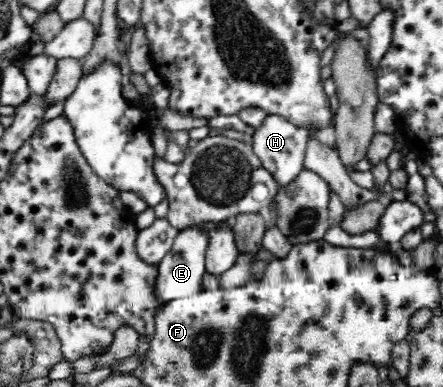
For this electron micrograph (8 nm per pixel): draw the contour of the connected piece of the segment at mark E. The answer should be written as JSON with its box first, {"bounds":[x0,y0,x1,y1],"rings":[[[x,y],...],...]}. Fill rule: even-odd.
{"bounds":[151,226,207,309],"rings":[[[198,226],[180,232],[175,238],[172,248],[156,266],[157,275],[151,294],[153,294],[153,301],[158,309],[166,306],[172,300],[196,296],[202,290],[202,278],[206,274],[206,247],[207,231],[198,228]]]}

